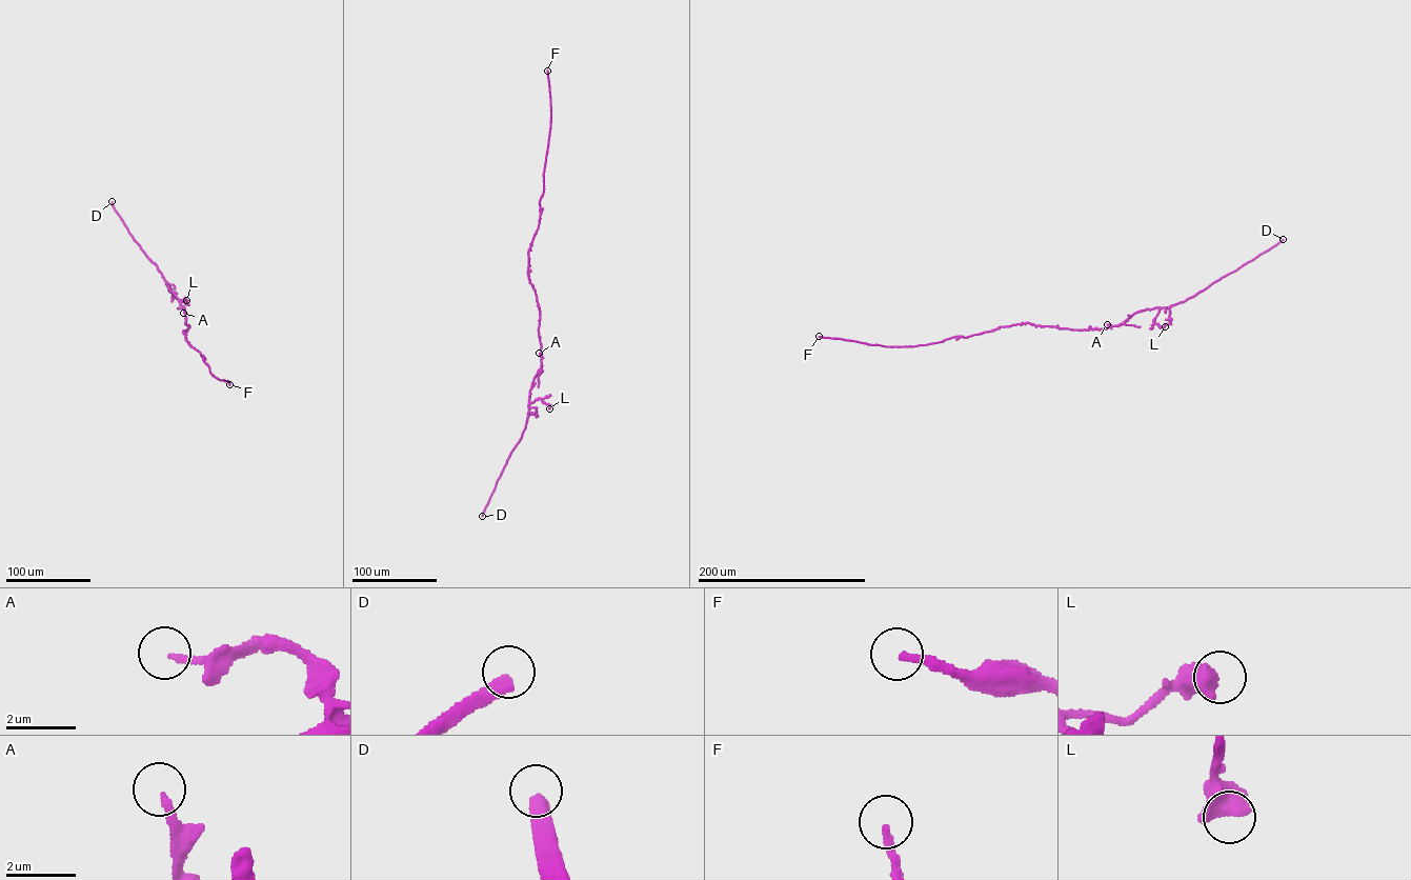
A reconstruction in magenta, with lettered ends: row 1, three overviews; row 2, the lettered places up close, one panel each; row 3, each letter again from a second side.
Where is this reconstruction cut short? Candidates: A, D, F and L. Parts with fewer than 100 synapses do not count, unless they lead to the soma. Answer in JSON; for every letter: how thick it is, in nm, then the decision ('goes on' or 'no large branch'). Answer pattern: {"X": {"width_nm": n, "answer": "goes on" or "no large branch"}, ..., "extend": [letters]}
{"A": {"width_nm": 180, "answer": "no large branch"}, "D": {"width_nm": 440, "answer": "no large branch"}, "F": {"width_nm": 200, "answer": "goes on"}, "L": {"width_nm": 650, "answer": "no large branch"}, "extend": ["F"]}

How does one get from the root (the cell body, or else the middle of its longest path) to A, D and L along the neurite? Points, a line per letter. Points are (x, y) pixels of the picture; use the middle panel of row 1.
A: (540, 311), (541, 357), (539, 353)
D: (540, 311), (541, 367), (529, 391), (525, 427), (482, 516)
L: (540, 311), (541, 367), (531, 384), (528, 403), (541, 398), (549, 408)

